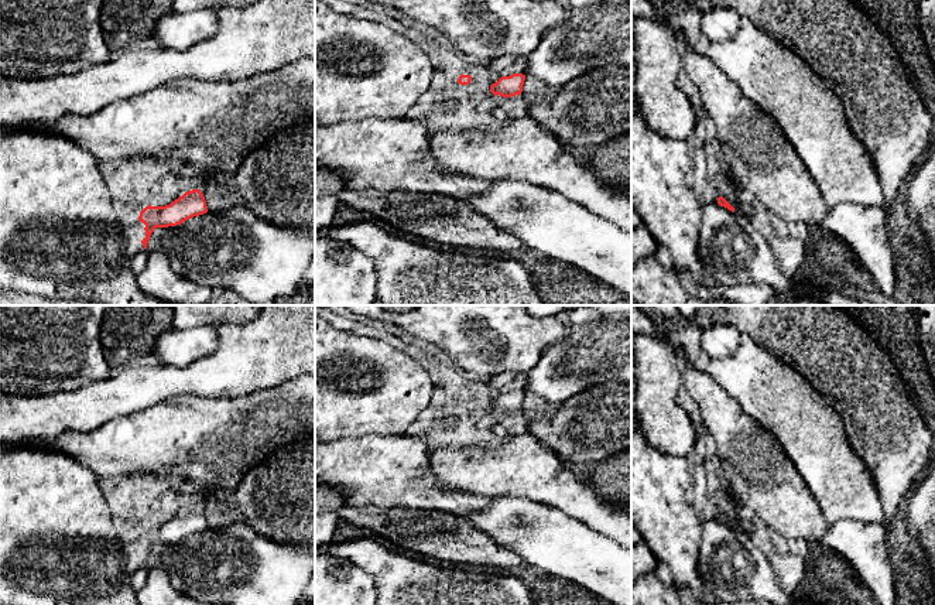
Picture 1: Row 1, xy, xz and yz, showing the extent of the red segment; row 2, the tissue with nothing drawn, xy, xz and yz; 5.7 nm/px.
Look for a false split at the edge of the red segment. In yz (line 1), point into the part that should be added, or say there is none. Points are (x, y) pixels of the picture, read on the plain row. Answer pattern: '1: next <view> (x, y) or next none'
1: next none

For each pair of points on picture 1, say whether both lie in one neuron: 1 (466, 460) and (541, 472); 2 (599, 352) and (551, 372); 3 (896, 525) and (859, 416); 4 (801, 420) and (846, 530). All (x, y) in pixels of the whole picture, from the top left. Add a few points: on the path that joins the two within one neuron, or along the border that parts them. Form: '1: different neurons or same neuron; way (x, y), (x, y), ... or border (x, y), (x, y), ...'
1: same neuron; way (485, 470), (523, 470)
2: same neuron; way (588, 355), (562, 371)
3: different neurons; border (898, 508), (898, 512), (889, 522)
4: different neurons; border (874, 522), (839, 519), (829, 526)

